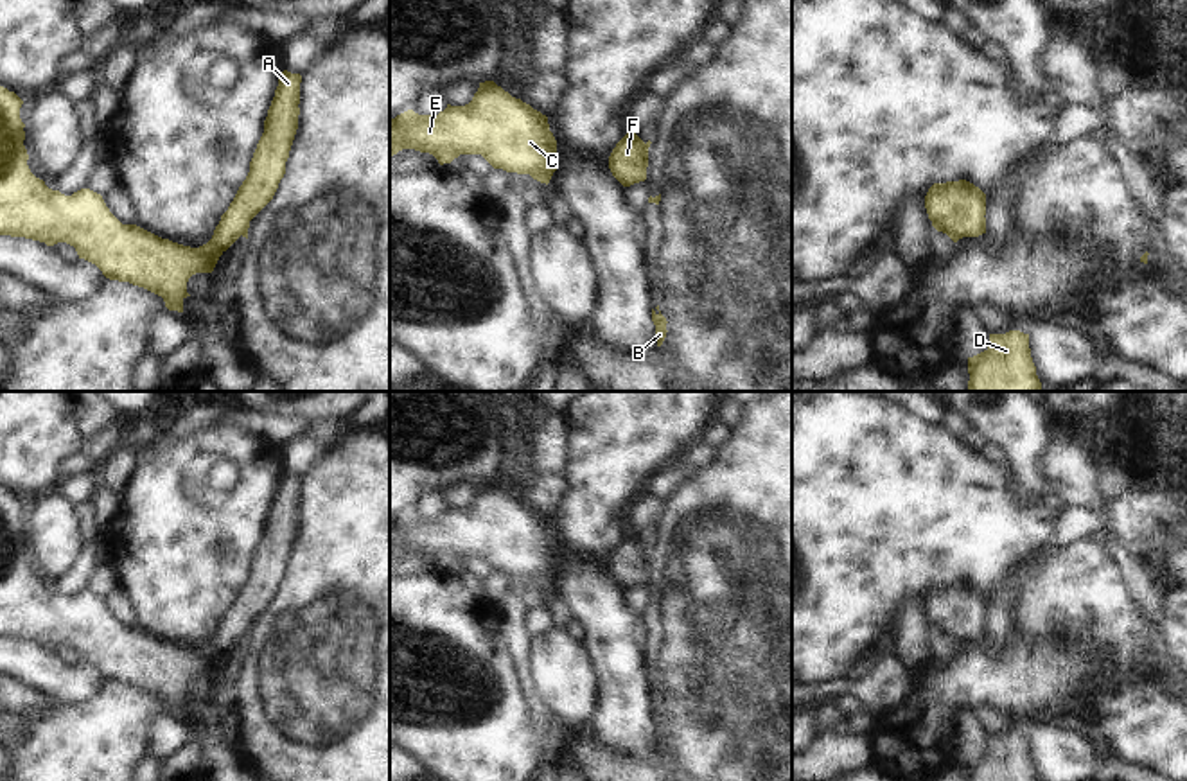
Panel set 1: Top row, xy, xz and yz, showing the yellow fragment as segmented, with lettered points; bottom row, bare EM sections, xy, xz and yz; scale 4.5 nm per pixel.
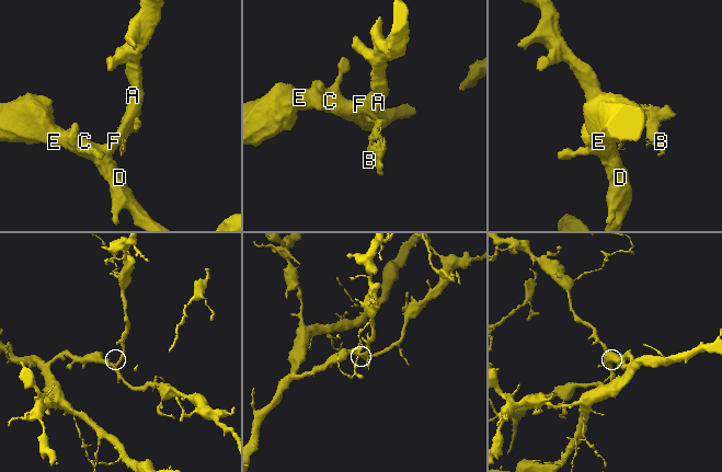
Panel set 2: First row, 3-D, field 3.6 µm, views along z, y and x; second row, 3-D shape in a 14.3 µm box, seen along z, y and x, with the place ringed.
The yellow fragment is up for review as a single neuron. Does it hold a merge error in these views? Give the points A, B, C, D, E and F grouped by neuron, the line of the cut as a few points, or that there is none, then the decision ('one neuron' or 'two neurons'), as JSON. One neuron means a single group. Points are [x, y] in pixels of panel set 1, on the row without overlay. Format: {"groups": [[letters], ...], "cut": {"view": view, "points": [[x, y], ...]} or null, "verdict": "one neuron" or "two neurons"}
{"groups": [["A", "C", "D", "E", "F"], ["B"]], "cut": {"view": "yz", "points": [[947, 634], [961, 640]]}, "verdict": "two neurons"}

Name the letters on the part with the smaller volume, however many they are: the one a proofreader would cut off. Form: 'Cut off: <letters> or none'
Cut off: B

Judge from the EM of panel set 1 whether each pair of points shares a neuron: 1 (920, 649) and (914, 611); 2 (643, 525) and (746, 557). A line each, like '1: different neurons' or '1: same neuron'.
1: same neuron
2: different neurons

